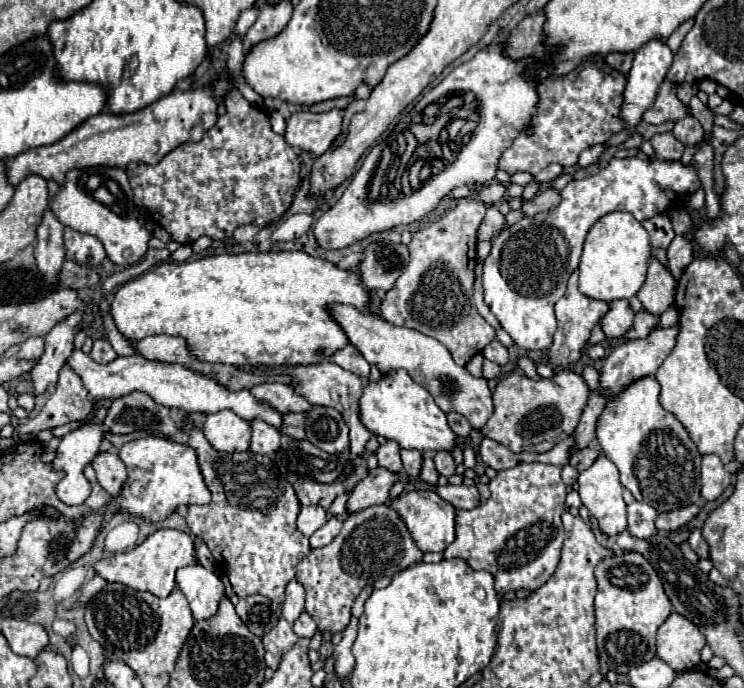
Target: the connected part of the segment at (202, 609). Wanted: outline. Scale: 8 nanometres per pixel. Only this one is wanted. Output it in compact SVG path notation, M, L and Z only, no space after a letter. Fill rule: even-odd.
M189 565L179 569L177 587L187 597L193 617L197 621L211 619L219 609L219 601L225 597L225 587L221 579L201 565Z

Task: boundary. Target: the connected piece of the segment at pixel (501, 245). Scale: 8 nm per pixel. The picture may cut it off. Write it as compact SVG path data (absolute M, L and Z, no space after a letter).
M613 157L597 175L571 181L561 191L561 203L553 211L549 209L533 217L523 217L519 223L505 227L493 237L493 247L483 269L485 303L519 347L533 351L547 349L557 329L553 305L565 295L569 275L579 265L583 241L591 225L611 211L627 211L637 221L651 219L665 213L669 205L675 203L677 193L691 195L699 187L701 181L693 163L669 163L657 157L651 157L649 161L637 157Z

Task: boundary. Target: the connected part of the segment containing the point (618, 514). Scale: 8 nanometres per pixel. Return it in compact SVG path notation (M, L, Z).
M605 455L585 469L577 483L583 505L599 521L599 527L605 535L615 537L627 529L627 511L619 471Z

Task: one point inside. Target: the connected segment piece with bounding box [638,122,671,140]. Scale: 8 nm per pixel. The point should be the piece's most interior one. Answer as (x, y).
(647, 130)

